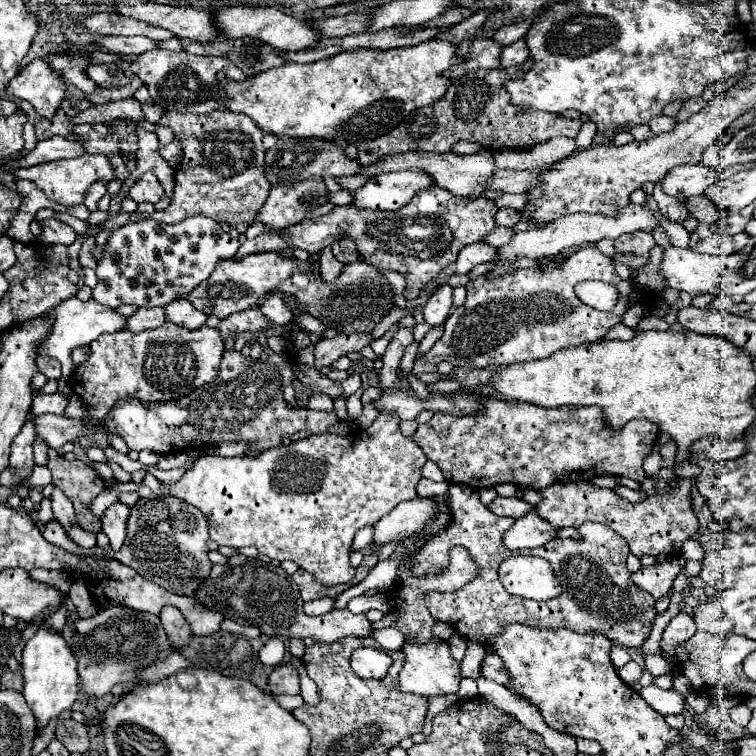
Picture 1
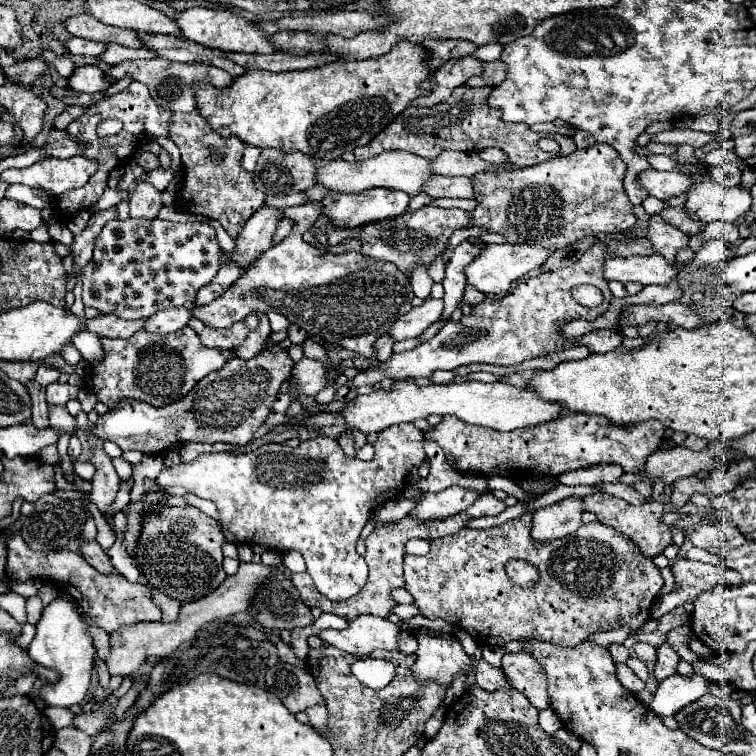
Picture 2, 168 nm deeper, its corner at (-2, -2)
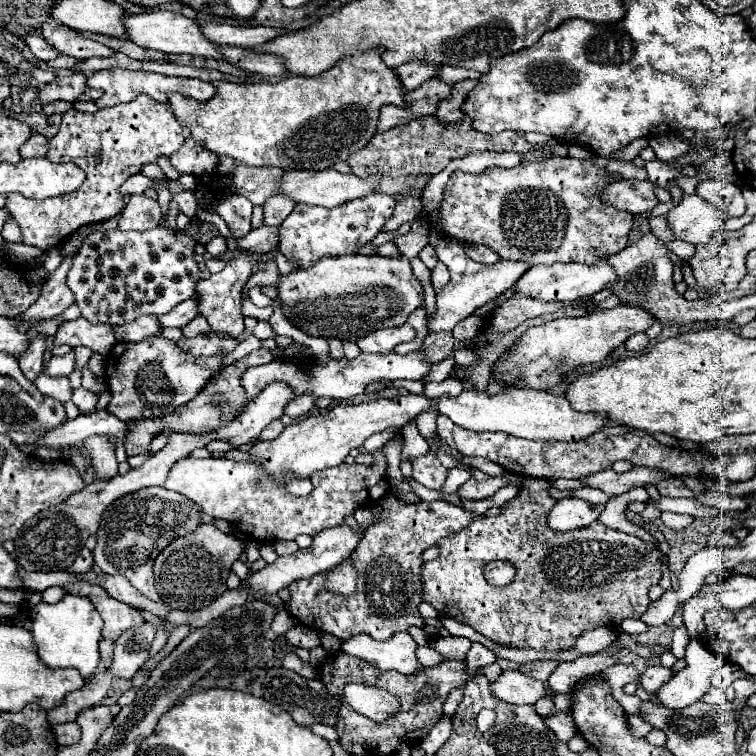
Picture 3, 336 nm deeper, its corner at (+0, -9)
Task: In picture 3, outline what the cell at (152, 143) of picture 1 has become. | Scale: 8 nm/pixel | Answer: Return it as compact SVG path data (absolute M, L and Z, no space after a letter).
M72 256L64 258L62 264L56 268L56 272L52 272L46 282L44 288L40 292L40 298L28 308L28 312L24 312L20 318L34 324L40 320L50 320L58 314L62 314L70 304L74 304L74 296L70 292L70 288L66 286L66 272L72 266Z

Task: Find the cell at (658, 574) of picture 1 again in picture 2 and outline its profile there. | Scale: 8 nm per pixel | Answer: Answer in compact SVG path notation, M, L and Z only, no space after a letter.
M676 559L672 563L672 575L676 589L670 593L660 593L652 607L652 617L660 619L668 611L694 601L702 591L714 585L738 585L740 577L730 567L716 567L710 563L700 563L692 559Z

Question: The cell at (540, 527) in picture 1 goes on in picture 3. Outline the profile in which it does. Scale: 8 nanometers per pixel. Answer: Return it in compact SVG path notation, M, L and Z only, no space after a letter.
M562 498L552 508L548 516L548 524L552 530L560 530L560 532L576 530L596 522L602 510L604 510L604 504L590 504L578 498Z

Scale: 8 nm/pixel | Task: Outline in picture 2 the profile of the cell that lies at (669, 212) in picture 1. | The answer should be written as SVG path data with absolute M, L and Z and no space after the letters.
M652 215L648 239L654 245L654 251L664 255L668 261L674 261L676 251L688 245L688 237L688 233L682 233L680 229L674 229L674 225L670 225L668 221L662 221L662 215Z

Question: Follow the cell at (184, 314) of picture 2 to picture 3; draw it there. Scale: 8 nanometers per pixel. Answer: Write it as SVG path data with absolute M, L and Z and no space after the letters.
M140 316L138 320L132 320L122 326L112 328L118 342L140 342L148 336L156 336L160 332L160 326L154 316Z

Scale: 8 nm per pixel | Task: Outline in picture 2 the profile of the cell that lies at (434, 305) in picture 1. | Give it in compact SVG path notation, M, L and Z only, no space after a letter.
M426 299L422 305L414 307L410 313L402 315L390 329L390 335L398 341L418 337L432 323L436 323L440 319L440 315L442 315L442 299Z

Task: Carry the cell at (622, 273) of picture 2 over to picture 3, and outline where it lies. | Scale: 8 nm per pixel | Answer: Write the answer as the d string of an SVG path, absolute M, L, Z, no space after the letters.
M606 258L598 260L596 264L552 264L552 266L532 266L524 276L512 286L514 294L522 294L528 298L538 298L544 302L574 302L584 296L592 296L610 284L614 284L616 272L612 266L606 262Z

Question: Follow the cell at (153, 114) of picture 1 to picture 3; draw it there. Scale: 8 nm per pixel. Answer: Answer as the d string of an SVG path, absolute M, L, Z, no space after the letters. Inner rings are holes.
M140 94L128 104L110 106L94 114L76 110L64 112L58 134L48 142L46 158L50 162L74 162L86 172L86 180L76 192L46 200L8 194L6 208L22 228L22 242L48 252L80 226L114 218L124 208L124 198L120 194L122 182L138 174L142 166L156 162L158 156L172 156L184 140L184 128L178 124L170 108L146 94ZM46 236L52 240L46 240Z

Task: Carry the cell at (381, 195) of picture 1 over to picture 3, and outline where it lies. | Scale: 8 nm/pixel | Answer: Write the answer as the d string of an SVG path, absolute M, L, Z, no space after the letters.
M386 194L362 196L360 200L348 200L348 204L340 204L336 208L296 204L292 214L280 226L278 250L298 270L310 268L312 266L310 262L318 262L324 256L354 254L364 244L372 242L372 238L382 230L384 222L392 216L394 206L396 206L394 196Z

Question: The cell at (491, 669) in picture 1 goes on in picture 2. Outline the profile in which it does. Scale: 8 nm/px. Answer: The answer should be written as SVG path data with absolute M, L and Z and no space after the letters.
M504 653L502 671L508 685L520 691L536 709L548 709L546 675L530 653Z

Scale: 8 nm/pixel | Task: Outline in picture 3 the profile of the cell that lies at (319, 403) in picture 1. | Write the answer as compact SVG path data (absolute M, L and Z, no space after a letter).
M279 419L273 420L259 435L258 441L273 440L284 430Z

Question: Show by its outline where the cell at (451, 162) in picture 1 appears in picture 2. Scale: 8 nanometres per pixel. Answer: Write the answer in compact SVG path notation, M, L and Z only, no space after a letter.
M386 151L374 159L352 161L352 163L340 157L318 167L318 183L322 183L334 193L362 193L372 187L388 187L388 189L406 191L410 195L418 195L422 193L424 183L436 177L436 173L432 171L432 163L434 163L432 159L424 159L412 153L404 153L404 151Z

